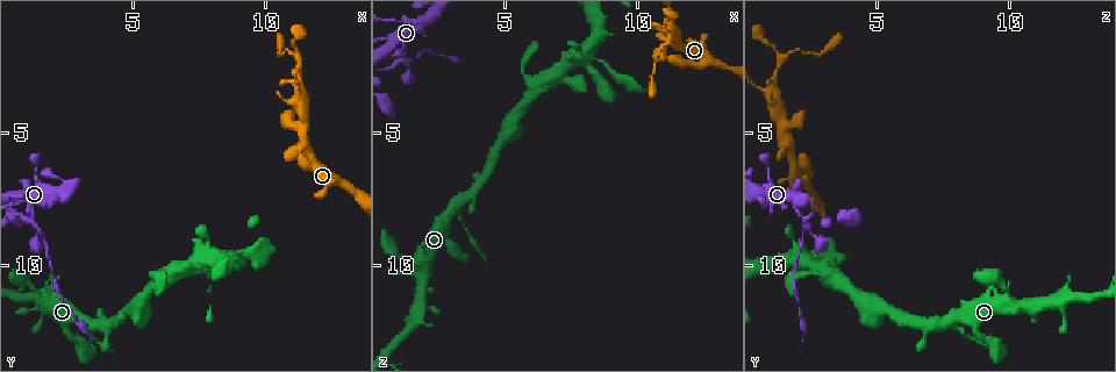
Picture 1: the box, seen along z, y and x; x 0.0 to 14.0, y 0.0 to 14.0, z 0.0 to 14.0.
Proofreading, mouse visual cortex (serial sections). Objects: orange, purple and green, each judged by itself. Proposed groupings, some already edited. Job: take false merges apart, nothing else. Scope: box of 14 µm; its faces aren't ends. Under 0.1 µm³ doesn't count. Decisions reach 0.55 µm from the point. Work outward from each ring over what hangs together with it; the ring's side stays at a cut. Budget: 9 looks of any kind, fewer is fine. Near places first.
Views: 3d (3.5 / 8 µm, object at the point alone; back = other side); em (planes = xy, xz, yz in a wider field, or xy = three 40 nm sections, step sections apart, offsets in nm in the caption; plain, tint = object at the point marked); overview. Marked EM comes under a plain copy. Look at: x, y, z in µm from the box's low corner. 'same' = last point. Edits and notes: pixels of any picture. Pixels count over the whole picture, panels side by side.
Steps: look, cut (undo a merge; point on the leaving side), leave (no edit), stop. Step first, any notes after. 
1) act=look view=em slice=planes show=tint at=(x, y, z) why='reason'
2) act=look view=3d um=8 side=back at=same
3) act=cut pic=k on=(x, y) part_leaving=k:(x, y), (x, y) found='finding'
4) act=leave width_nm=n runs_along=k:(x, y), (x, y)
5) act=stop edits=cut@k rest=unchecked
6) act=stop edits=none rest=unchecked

act=look view=3d um=3.5 side=back at=(1.2, 8.3, 2.1) why='thick turns thin'

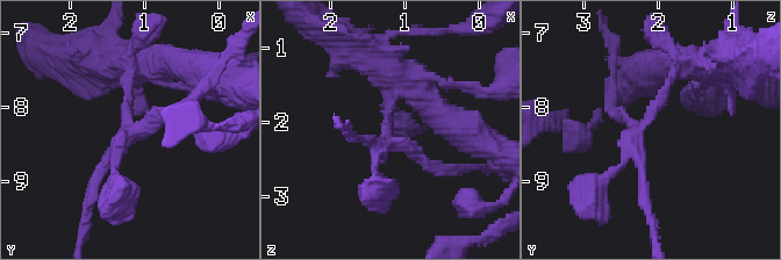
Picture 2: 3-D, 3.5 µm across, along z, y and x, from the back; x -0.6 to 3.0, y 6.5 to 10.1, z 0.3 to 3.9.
act=look view=em slice=xy step=1 show=tint at=(1.25, 8.20, 2.25)

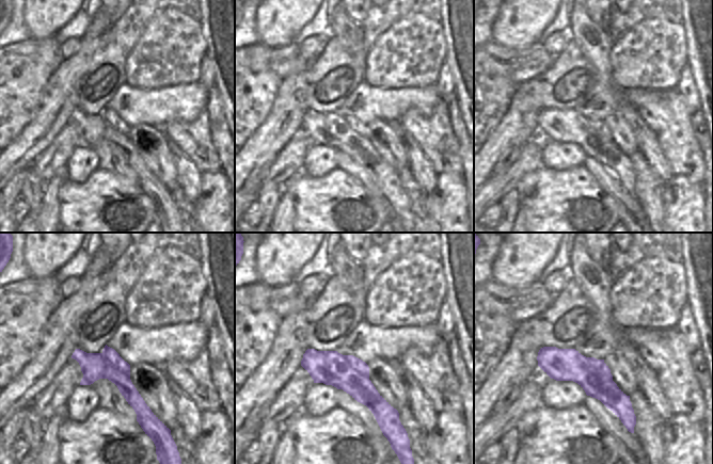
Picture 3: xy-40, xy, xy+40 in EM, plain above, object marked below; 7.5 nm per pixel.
act=cut pic=2 on=(613, 114) border=3:(588, 357), (588, 363), (613, 382) found='two cells meet here'

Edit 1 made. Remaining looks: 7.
act=look view=3d um=8 at=(8.1, 9.7, 2.0) why='four or more arms meet'

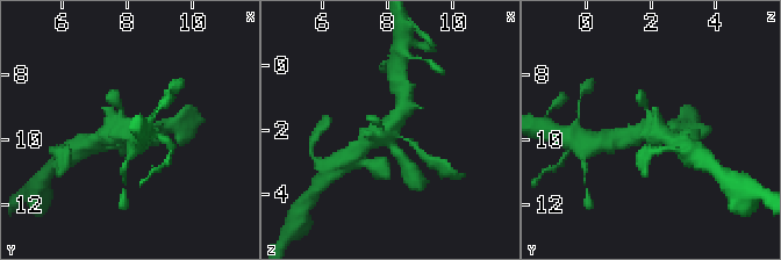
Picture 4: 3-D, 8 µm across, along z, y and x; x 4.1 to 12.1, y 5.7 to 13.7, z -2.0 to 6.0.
act=look view=em slice=xy step=3 show=tint at=(8.0, 9.7, 2.0) why='shape alone is not enough'

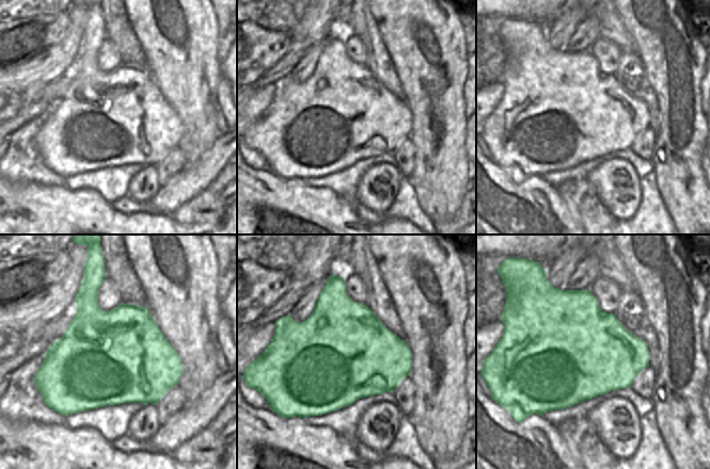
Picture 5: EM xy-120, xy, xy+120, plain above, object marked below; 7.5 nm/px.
act=leave runs_along=4:(356, 153), (392, 127), (402, 112) found='continuous, no second cell'

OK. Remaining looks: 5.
act=look view=3d um=3.5 at=(9.9, 9.6, 3.3) why='sharp bend'

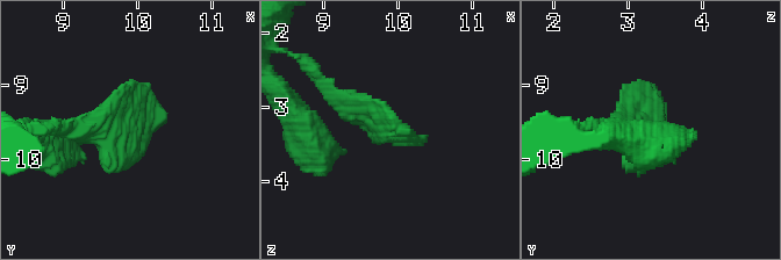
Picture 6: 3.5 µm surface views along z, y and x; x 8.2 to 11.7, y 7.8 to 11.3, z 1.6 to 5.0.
act=look view=em slice=xy step=2 show=tint at=(9.80, 9.60, 3.25) why='shape alone is not enough'

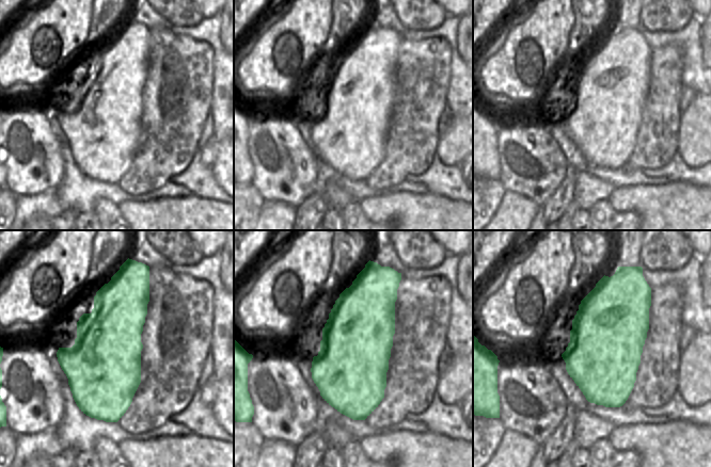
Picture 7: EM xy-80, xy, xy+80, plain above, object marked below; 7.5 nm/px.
act=leave runs_along=6:(323, 85), (387, 130), (409, 130) found='one cell here'

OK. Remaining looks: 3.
act=look view=3d um=3.5 at=(11.5, 4.7, 1.4) why='arms part here'

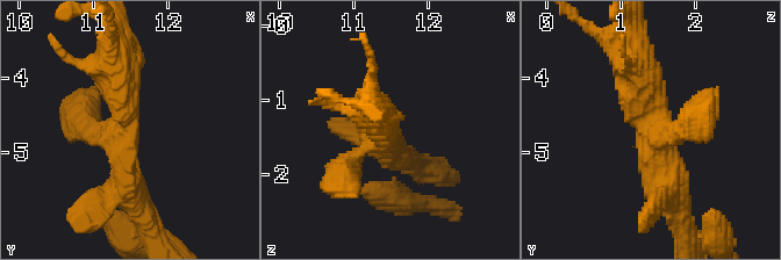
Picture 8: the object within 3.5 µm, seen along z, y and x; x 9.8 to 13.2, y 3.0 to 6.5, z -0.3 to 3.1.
act=look view=em slice=planes show=tint at=(11.40, 4.75, 1.50) arms=3 arm_widths_nm=400,450,500 why='need the tissue'

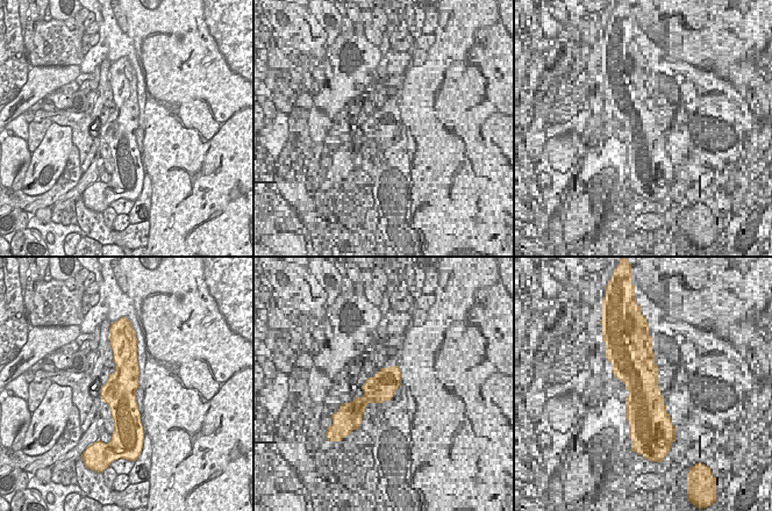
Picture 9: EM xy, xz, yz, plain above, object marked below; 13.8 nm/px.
act=look view=em slice=xy step=1 show=tint at=same

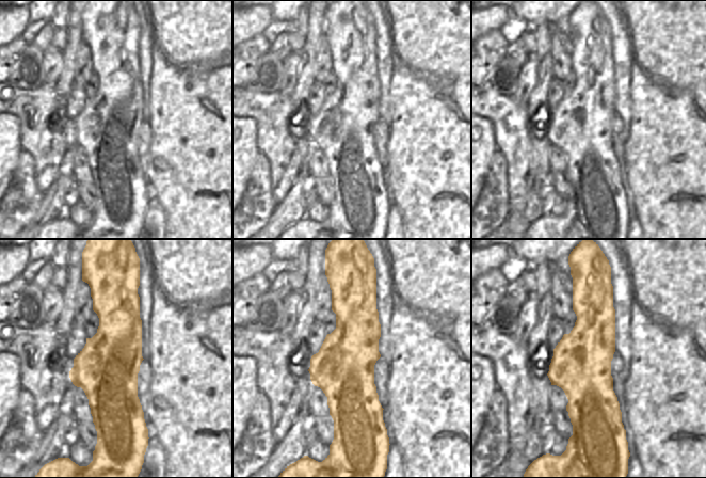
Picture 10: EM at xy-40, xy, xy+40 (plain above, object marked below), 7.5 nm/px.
act=leave width_nm=460 runs_along=8:(673, 203), (633, 60) found='all the same cell'

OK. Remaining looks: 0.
act=stop edits=cut@2 rest=unchecked

